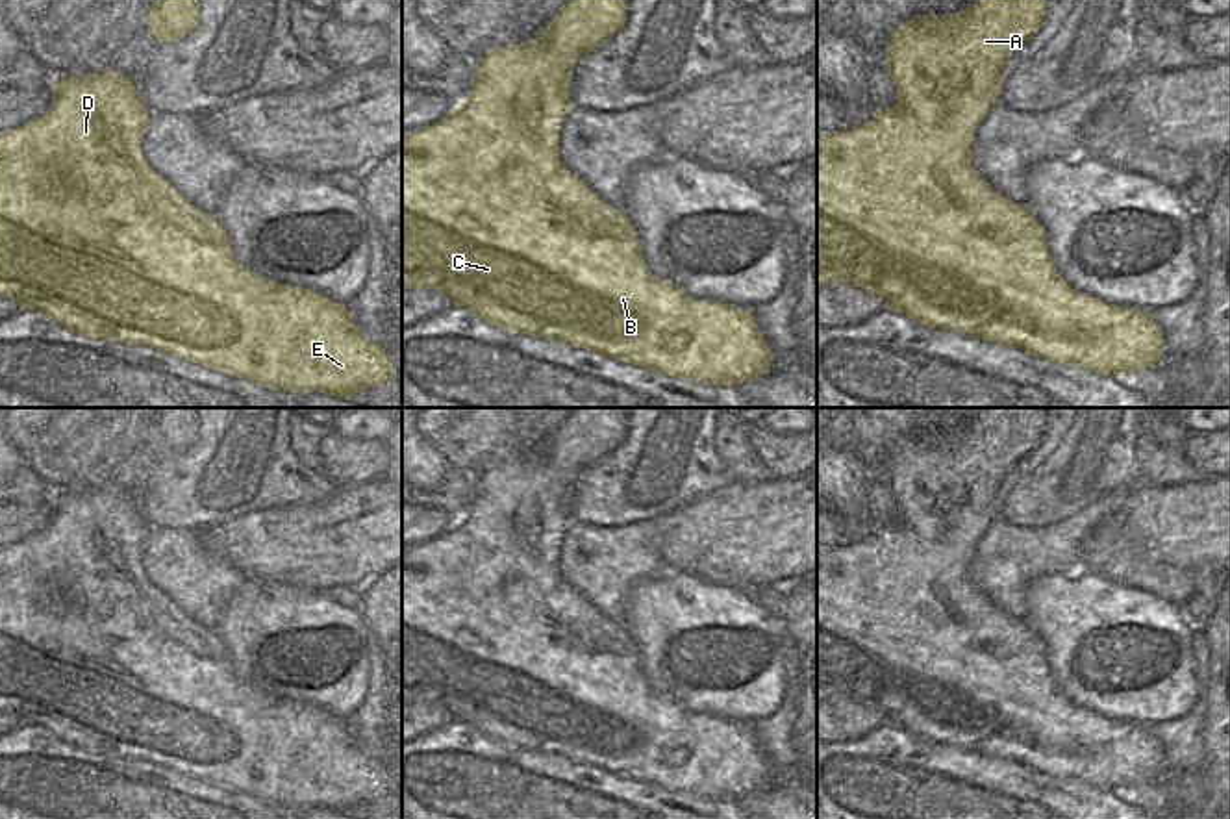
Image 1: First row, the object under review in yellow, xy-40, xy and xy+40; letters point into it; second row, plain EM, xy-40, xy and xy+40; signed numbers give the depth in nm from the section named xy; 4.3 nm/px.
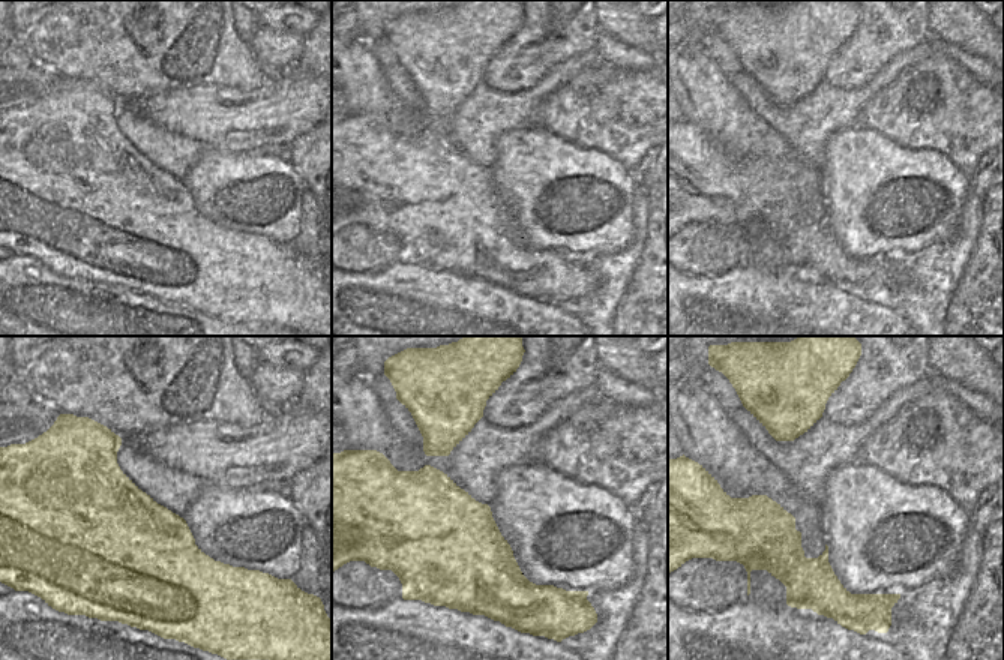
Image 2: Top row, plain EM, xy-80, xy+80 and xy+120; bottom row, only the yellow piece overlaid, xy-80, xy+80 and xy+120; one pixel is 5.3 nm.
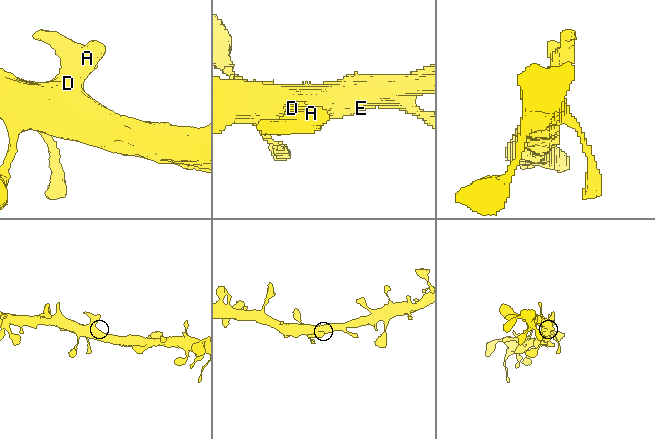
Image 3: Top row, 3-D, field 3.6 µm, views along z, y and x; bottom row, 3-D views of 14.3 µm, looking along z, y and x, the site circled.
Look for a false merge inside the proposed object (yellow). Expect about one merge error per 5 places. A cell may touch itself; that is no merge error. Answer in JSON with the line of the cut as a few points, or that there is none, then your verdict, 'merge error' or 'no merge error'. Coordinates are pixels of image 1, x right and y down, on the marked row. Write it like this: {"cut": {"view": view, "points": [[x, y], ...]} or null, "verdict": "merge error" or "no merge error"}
{"cut": null, "verdict": "no merge error"}

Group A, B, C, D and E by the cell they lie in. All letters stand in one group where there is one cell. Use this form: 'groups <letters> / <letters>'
groups A B C D E

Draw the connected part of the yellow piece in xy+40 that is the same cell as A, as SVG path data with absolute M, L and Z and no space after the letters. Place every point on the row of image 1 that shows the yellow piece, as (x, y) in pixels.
M974 0L969 7L954 15L924 15L913 19L893 32L893 39L885 46L885 69L897 87L897 106L880 109L861 126L835 130L817 137L817 287L832 282L847 282L869 293L885 298L887 306L924 326L939 330L954 330L980 341L995 341L1021 348L1039 359L1050 363L1065 363L1069 367L1084 367L1098 374L1132 374L1147 367L1154 367L1163 358L1163 332L1148 317L1148 311L1136 308L1117 308L1106 304L1087 293L1073 289L1054 269L1048 254L1048 243L1037 219L1026 204L1013 204L1002 196L973 165L971 146L974 132L997 104L1000 94L1000 72L1011 54L1030 37L1037 33L1045 20L1047 0Z

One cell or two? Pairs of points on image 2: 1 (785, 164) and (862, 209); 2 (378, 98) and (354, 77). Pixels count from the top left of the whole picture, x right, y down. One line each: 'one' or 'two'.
1: two
2: one

